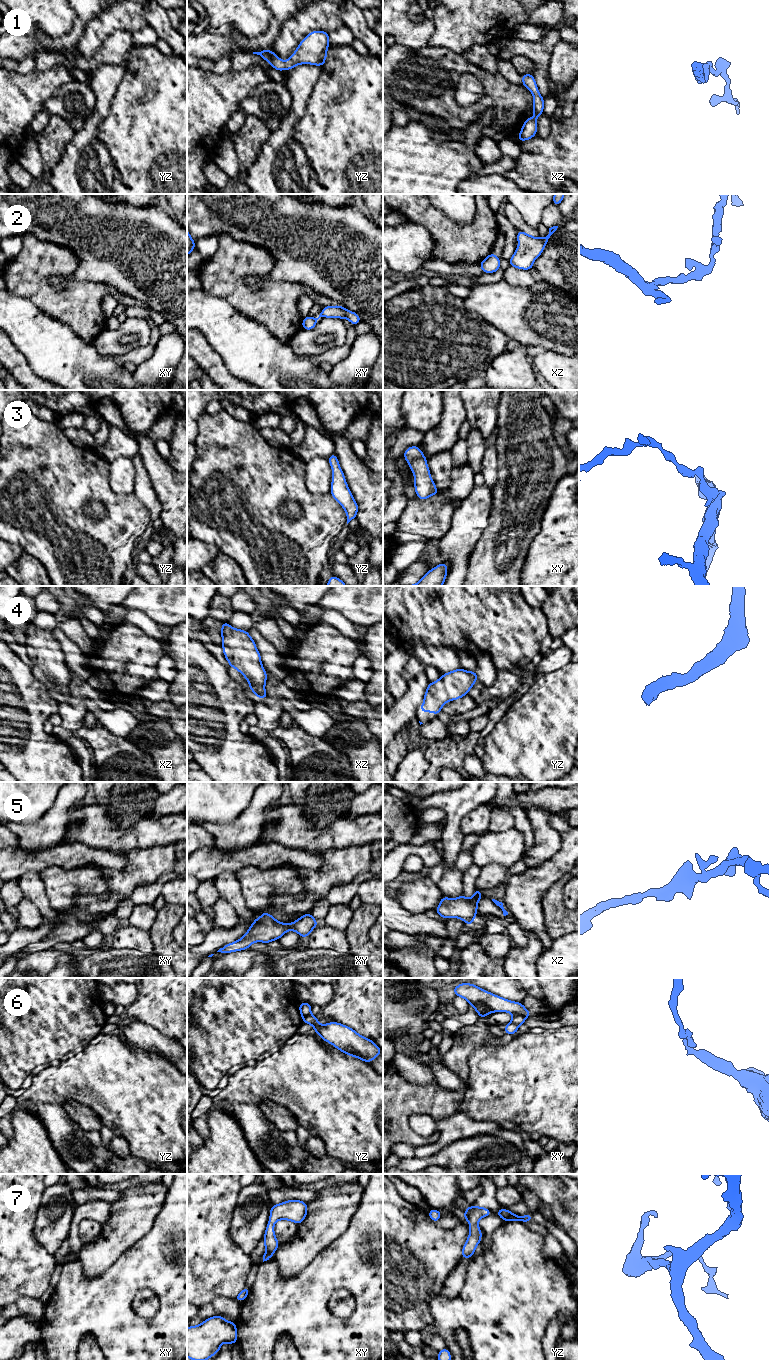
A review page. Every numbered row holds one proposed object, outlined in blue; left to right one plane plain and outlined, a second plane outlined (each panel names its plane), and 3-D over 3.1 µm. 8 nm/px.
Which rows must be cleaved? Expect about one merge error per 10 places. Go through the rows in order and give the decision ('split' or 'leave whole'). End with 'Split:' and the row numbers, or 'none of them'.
1: leave whole
2: leave whole
3: leave whole
4: leave whole
5: leave whole
6: split
7: leave whole
Split: 6

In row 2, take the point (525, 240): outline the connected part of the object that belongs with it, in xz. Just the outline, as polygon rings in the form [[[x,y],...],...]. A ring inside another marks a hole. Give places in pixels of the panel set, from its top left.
[[[558,226],[549,228],[549,233],[545,238],[536,238],[520,230],[517,230],[517,240],[519,246],[513,256],[508,261],[510,266],[518,269],[531,270],[535,259],[540,256],[547,244],[547,241],[553,236]]]

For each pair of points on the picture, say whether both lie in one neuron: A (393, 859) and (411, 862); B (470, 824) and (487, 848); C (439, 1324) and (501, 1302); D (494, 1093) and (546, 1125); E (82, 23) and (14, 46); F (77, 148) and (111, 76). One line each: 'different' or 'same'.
A: different
B: different
C: same
D: same
E: same
F: same

